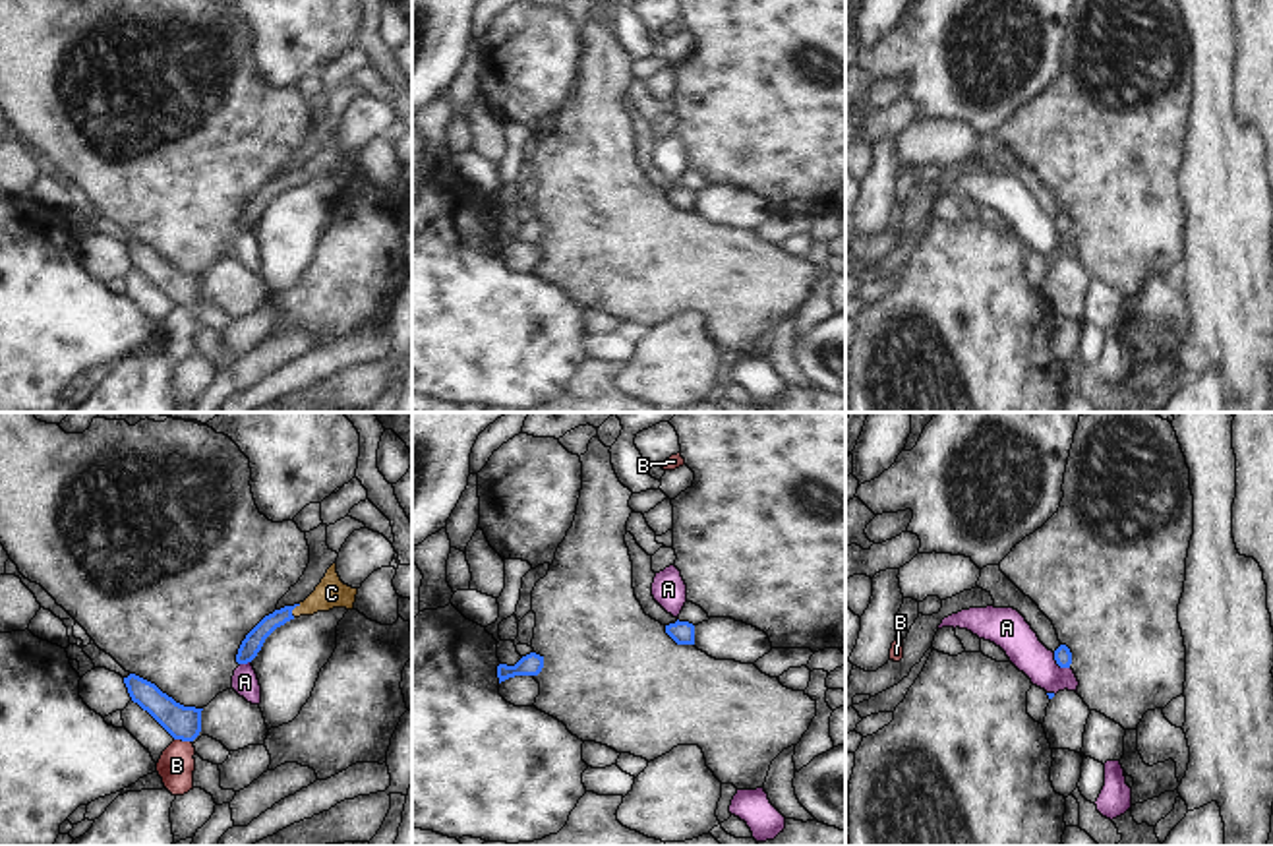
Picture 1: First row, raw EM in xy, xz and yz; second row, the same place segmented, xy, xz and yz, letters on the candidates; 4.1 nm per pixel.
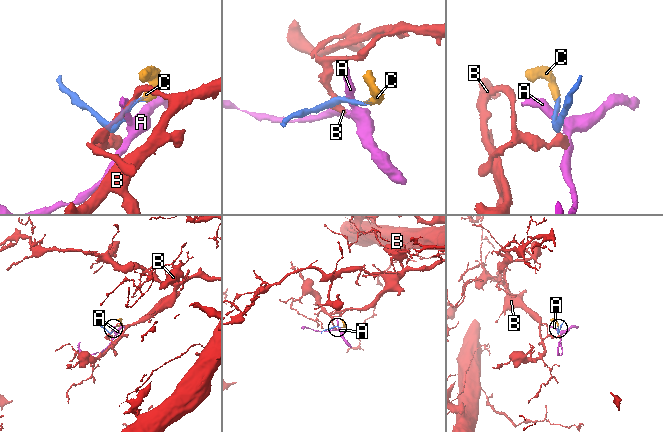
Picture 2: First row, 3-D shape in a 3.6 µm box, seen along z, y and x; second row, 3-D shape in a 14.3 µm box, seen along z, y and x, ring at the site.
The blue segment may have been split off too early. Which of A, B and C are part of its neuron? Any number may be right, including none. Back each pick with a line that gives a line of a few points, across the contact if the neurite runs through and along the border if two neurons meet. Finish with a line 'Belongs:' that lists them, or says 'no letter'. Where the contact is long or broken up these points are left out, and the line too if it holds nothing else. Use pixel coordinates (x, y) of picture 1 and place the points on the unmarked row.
B: line xy (182, 289), (182, 306), (177, 332)
C: line xy (256, 204), (293, 175), (306, 175), (331, 159)
Belongs: B, C

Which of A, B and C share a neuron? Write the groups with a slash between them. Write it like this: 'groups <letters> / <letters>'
groups A / B C

